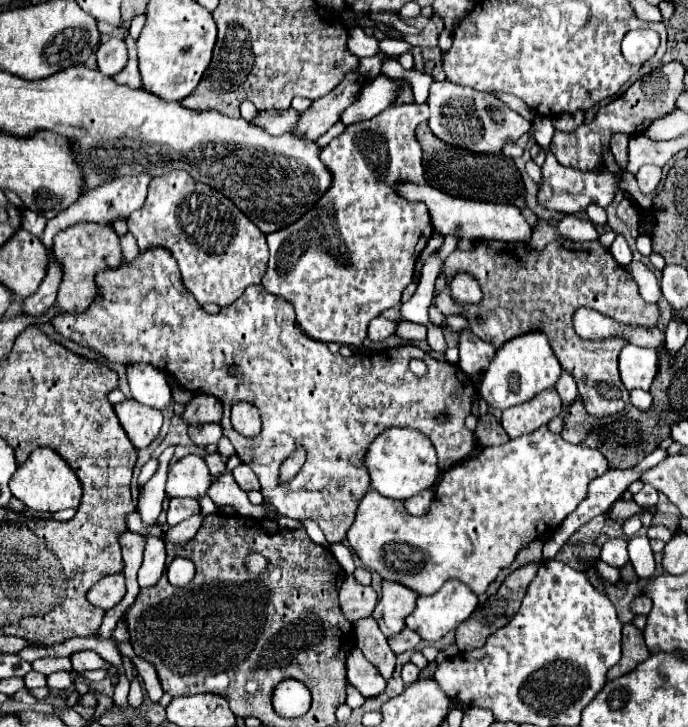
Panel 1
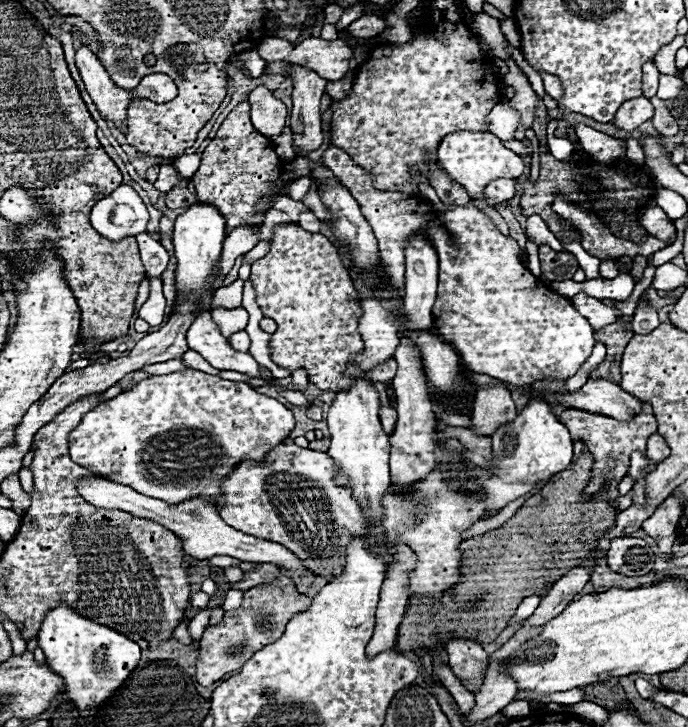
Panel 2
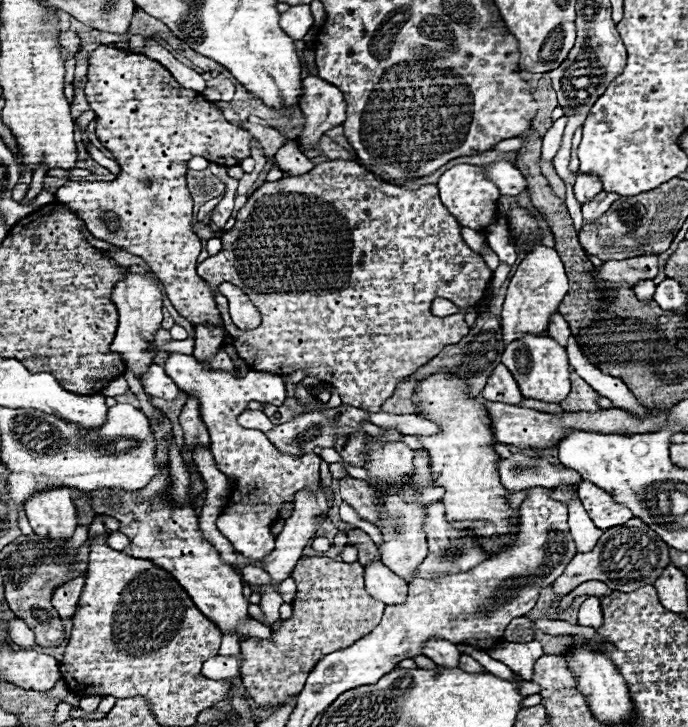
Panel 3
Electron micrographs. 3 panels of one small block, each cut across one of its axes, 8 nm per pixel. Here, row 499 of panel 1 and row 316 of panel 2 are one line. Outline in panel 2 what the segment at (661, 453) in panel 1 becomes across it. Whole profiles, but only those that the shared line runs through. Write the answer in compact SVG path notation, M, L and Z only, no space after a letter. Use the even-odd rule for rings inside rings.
M576 294L572 298L572 306L592 324L592 328L598 332L618 320L618 310L614 306L606 306L602 300L590 298L586 294Z

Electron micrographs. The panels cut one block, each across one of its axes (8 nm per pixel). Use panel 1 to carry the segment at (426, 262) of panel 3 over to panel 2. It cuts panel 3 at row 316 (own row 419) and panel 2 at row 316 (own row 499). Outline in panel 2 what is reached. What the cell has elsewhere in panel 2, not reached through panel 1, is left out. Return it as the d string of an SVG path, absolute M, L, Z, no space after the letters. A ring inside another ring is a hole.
M278 224L268 254L252 264L250 282L262 314L278 324L268 344L272 360L288 372L304 368L308 380L322 392L348 392L356 382L344 374L348 356L364 352L358 332L362 306L338 248L320 232L306 232L298 224Z

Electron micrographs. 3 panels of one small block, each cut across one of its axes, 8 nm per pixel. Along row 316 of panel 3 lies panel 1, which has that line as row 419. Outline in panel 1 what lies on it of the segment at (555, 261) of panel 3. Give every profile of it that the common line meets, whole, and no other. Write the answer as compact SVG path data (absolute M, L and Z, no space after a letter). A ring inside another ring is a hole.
M552 388L548 392L540 392L540 396L536 396L536 400L530 400L528 404L520 404L504 410L502 428L510 438L518 438L522 434L530 434L540 426L548 424L560 412L562 412L562 404L560 398L556 396L556 390Z

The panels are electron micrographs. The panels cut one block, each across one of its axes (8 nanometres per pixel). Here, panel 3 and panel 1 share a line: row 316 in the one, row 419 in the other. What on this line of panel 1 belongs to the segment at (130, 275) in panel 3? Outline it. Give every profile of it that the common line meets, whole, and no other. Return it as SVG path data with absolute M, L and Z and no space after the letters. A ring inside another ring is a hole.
M136 400L114 404L114 410L136 450L146 448L150 446L150 442L156 440L162 428L162 412L156 412L156 408L148 408Z

